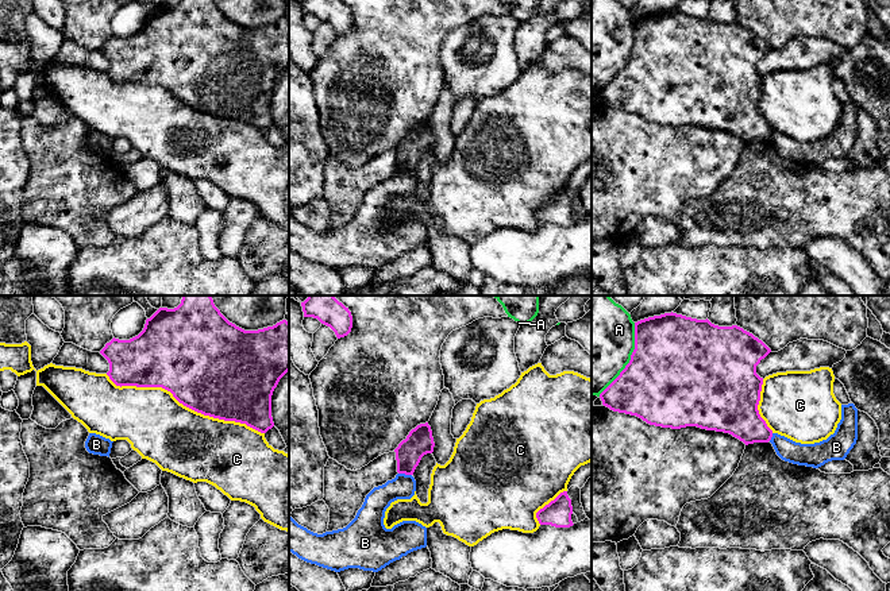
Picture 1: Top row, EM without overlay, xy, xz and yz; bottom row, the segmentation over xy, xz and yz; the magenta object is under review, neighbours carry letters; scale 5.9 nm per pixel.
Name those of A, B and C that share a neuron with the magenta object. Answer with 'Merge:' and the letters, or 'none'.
Merge: none

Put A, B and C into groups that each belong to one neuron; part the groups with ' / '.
A / B / C

